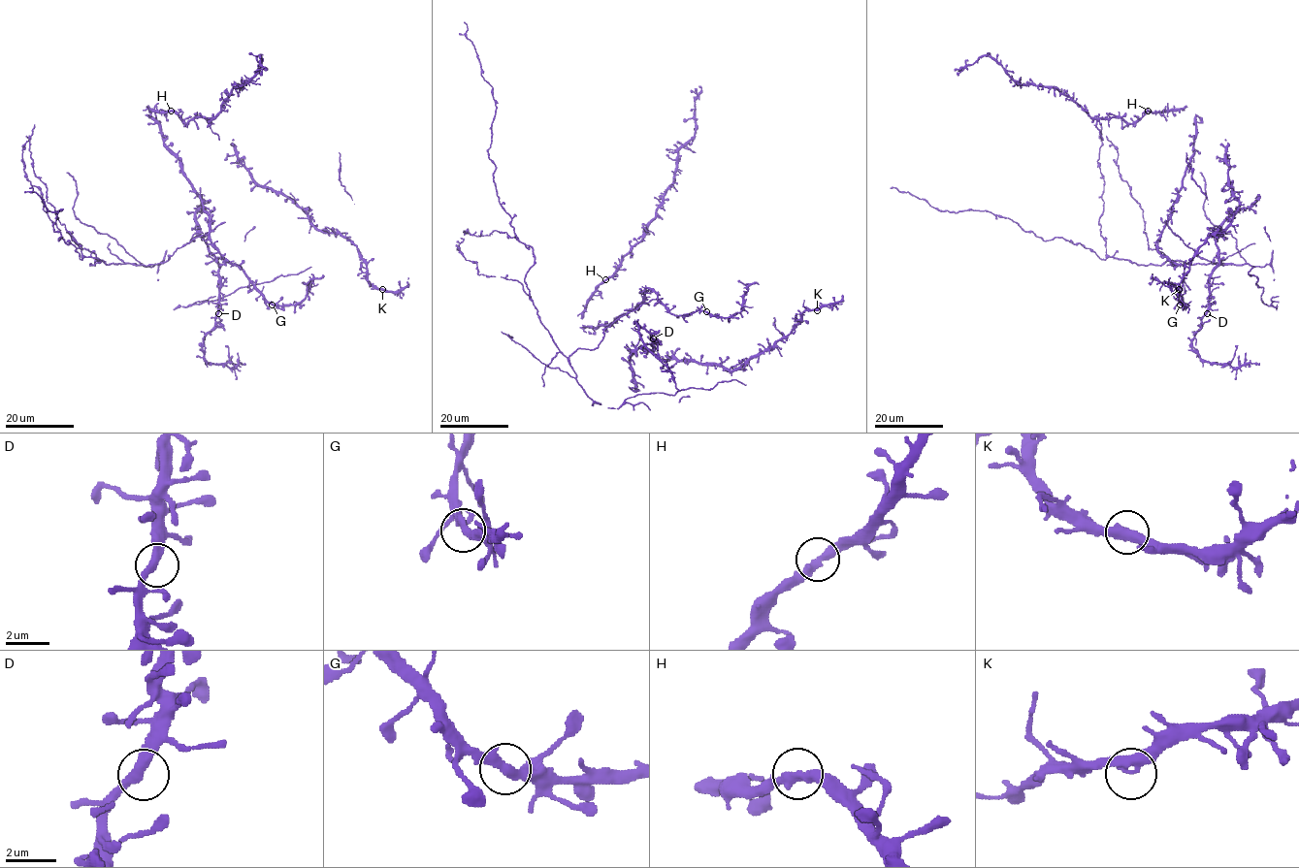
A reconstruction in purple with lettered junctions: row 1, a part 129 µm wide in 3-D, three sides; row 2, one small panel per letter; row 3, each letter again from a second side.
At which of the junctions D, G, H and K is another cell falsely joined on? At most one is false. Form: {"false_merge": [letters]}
{"false_merge": []}

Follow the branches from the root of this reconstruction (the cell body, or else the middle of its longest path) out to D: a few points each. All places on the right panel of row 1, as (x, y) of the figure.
D: (1217, 263), (1209, 280), (1207, 313)

